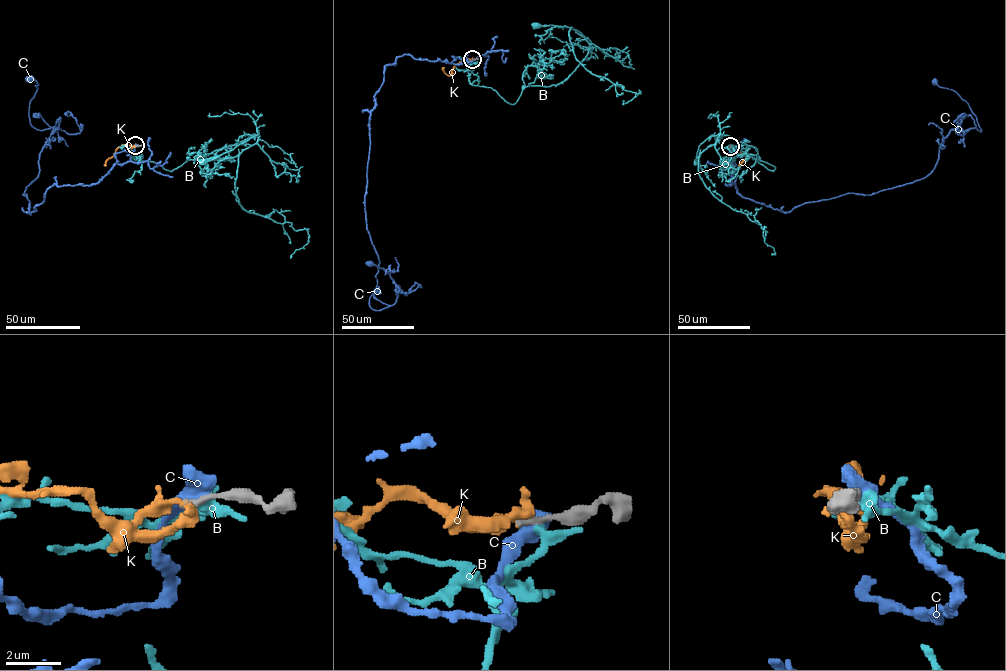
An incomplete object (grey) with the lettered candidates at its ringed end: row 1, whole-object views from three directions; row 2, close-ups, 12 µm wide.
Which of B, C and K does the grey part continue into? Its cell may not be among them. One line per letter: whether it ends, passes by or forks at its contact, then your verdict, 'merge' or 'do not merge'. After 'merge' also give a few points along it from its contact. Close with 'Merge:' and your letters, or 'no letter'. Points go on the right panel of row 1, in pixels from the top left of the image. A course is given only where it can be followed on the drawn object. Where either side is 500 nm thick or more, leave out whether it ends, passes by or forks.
B: it passes by | do not merge
C: do not merge
K: it passes by | merge | via (730, 146), (746, 156), (738, 166)
Merge: K

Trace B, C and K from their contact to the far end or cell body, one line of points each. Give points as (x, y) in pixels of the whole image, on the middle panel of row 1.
B: (473, 59), (469, 81), (510, 104), (527, 86), (562, 83), (590, 41), (571, 28), (536, 25)
C: (473, 59), (404, 54), (385, 66), (364, 196), (379, 267), (396, 289), (380, 310), (369, 305), (370, 264)
K: (472, 59), (459, 62), (450, 75), (444, 72), (444, 67)

